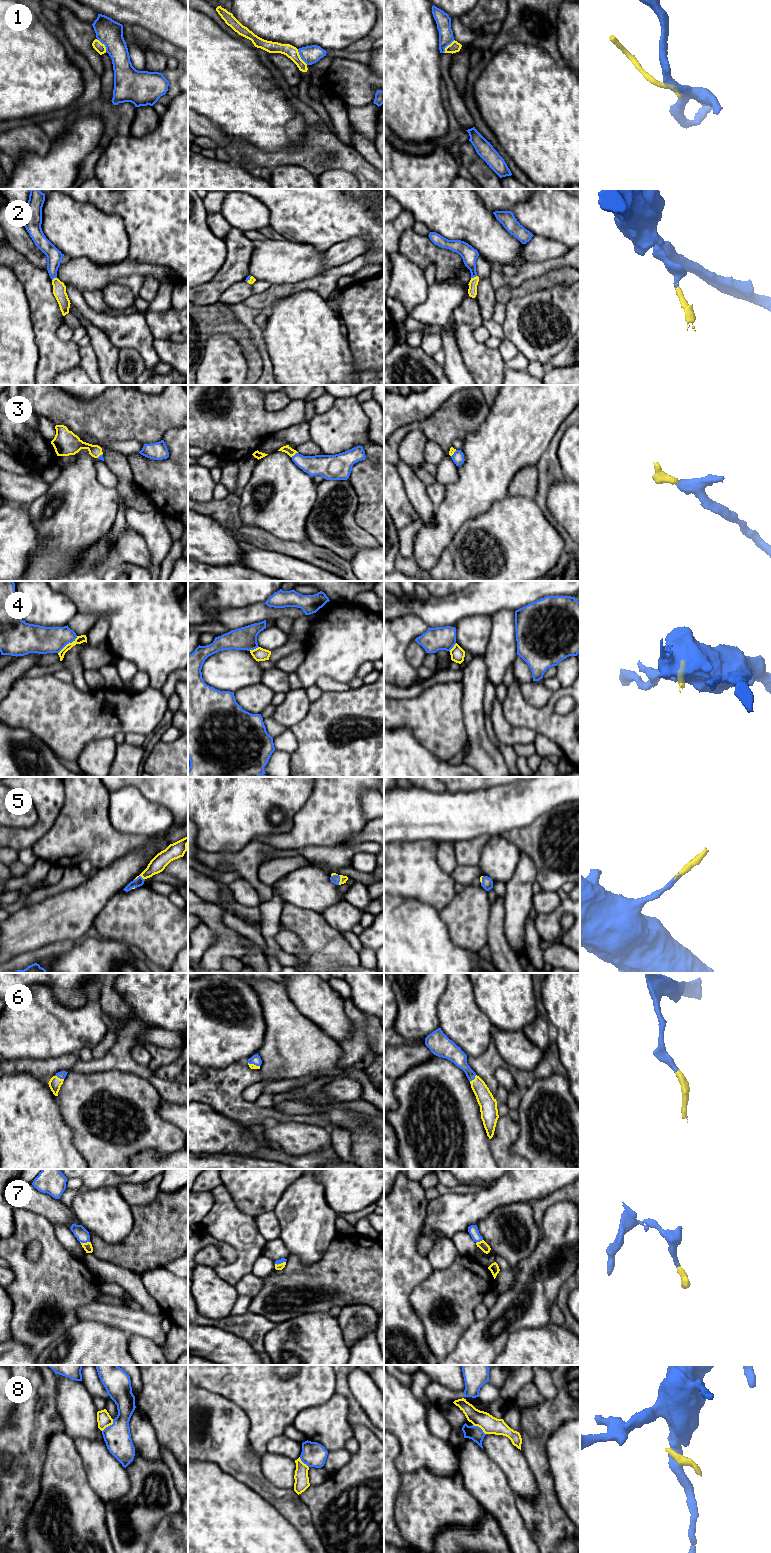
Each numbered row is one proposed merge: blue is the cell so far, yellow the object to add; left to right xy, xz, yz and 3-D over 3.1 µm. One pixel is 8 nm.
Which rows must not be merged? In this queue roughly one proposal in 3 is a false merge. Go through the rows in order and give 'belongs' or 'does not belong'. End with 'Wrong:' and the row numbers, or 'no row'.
1: does not belong
2: belongs
3: belongs
4: does not belong
5: belongs
6: belongs
7: belongs
8: does not belong
Wrong: 1, 4, 8

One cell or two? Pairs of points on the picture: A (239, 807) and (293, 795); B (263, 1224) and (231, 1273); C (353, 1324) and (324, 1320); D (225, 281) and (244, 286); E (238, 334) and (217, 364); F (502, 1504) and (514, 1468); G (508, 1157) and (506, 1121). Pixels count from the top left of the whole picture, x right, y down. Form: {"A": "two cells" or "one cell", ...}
{"A": "one cell", "B": "two cells", "C": "two cells", "D": "two cells", "E": "two cells", "F": "two cells", "G": "one cell"}

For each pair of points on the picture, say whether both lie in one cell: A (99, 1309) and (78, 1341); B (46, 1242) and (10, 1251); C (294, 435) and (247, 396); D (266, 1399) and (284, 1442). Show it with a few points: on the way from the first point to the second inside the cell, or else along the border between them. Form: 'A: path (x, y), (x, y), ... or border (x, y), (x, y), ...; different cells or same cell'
A: border (80, 1319), (101, 1321), (114, 1326); different cells
B: path (37, 1236), (25, 1236), (19, 1242); same cell
C: border (304, 421), (278, 430), (268, 436); different cells
D: border (283, 1433), (273, 1436), (268, 1441), (265, 1450); different cells

